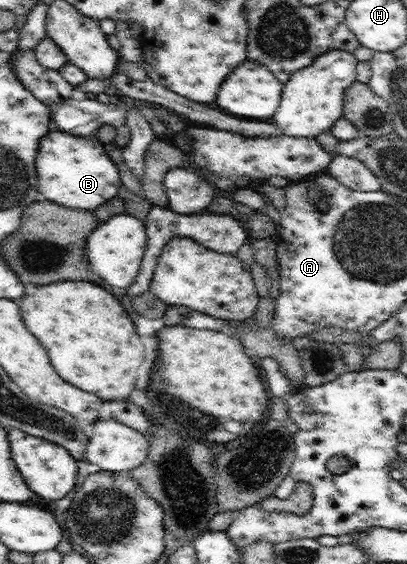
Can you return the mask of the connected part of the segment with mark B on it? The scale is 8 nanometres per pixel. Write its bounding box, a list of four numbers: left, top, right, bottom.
[36,129,122,210]

